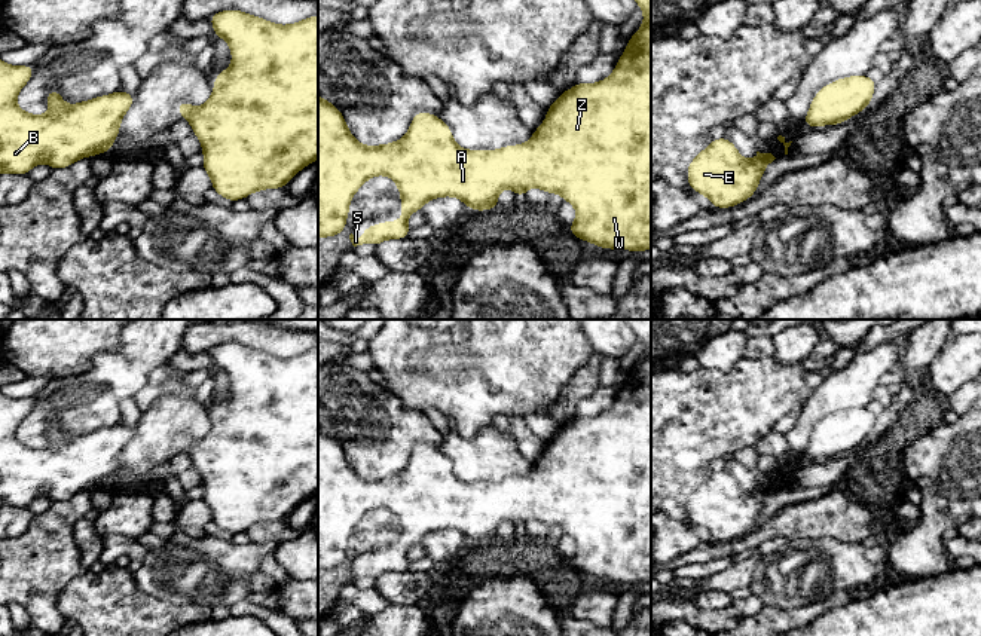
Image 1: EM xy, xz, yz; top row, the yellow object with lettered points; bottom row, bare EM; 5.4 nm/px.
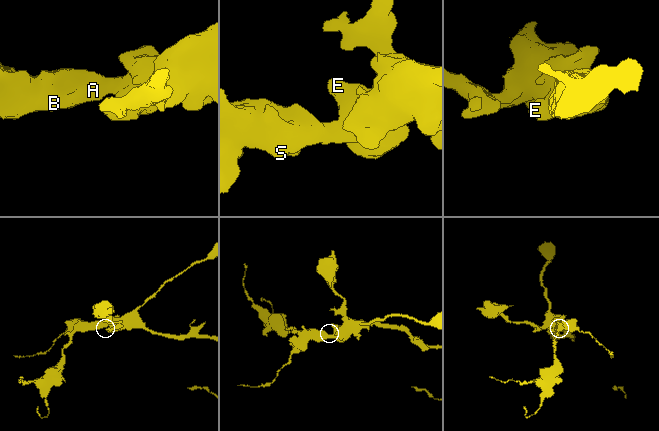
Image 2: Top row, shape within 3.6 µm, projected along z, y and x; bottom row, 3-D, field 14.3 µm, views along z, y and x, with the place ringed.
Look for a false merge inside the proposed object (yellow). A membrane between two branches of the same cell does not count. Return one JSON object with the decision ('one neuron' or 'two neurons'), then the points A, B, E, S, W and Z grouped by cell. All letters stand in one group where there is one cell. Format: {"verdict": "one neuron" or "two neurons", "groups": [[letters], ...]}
{"verdict": "one neuron", "groups": [["A", "B", "E", "S", "W", "Z"]]}

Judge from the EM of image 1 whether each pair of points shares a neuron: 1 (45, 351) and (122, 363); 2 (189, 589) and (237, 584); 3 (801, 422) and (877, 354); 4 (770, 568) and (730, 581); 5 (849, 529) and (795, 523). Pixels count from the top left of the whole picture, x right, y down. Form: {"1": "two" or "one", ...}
{"1": "two", "2": "one", "3": "one", "4": "two", "5": "one"}

